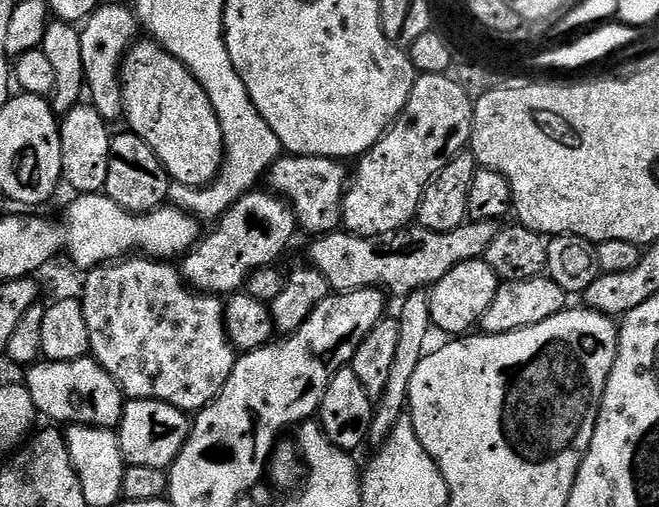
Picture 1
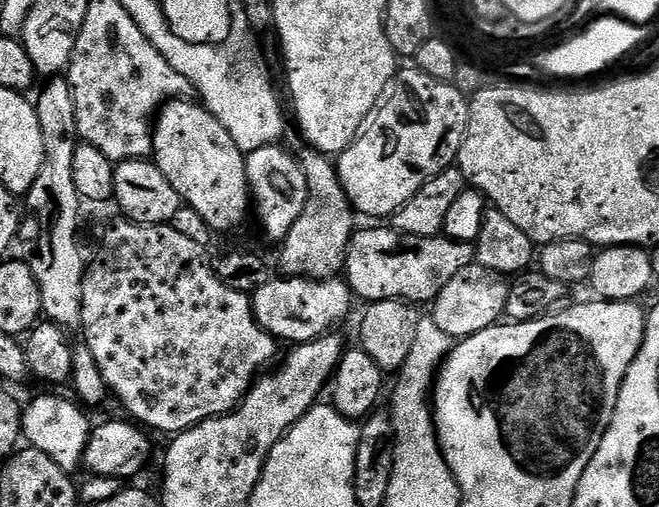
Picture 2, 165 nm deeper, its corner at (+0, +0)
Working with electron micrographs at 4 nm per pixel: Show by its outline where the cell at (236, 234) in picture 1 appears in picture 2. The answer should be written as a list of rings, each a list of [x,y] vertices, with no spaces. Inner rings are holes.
[[[280,144],[262,146],[262,150],[247,153],[246,178],[248,191],[254,201],[254,216],[260,219],[261,230],[275,242],[283,242],[294,222],[298,222],[298,217],[302,215],[308,197],[306,174],[299,159],[293,153],[291,156]]]

